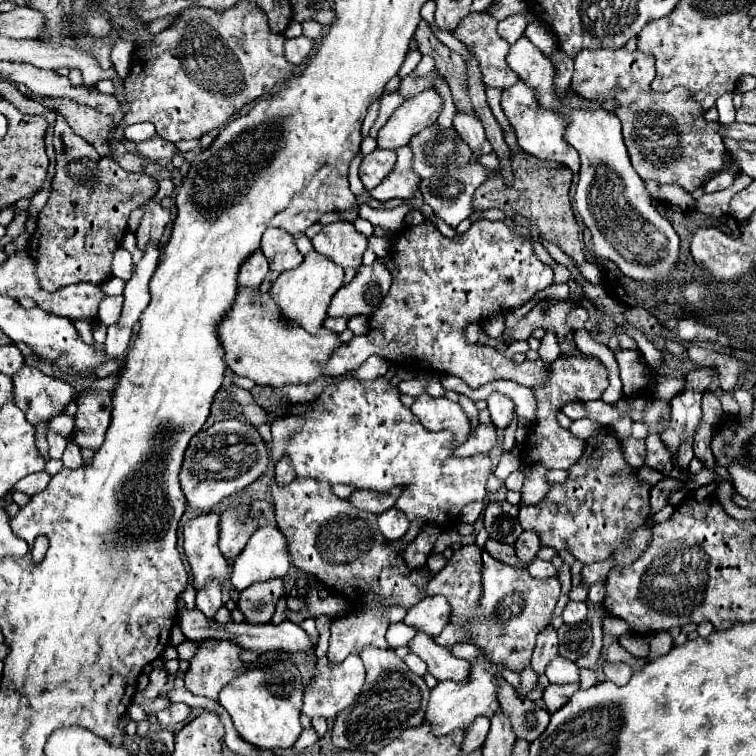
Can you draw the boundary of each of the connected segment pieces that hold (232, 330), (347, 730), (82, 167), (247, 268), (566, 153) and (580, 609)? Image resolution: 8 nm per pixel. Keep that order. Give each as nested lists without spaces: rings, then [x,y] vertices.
[[[240,288],[230,314],[220,324],[220,340],[226,350],[226,364],[238,376],[248,376],[260,386],[288,386],[310,384],[326,374],[330,354],[334,354],[342,340],[334,330],[322,328],[316,336],[306,334],[298,326],[286,326],[278,318],[278,308],[268,294],[260,290]]]
[[[368,648],[360,654],[360,658],[366,666],[366,684],[356,702],[336,716],[332,742],[340,750],[360,750],[378,754],[386,744],[398,738],[402,730],[420,726],[424,722],[430,690],[420,676],[410,674],[408,666],[402,658],[396,656],[394,650]]]
[[[62,114],[54,124],[56,176],[50,198],[38,214],[36,232],[30,236],[28,254],[36,262],[36,274],[42,290],[56,292],[68,284],[108,280],[112,256],[120,246],[128,216],[146,204],[158,190],[158,182],[148,174],[128,172],[112,158],[102,158],[92,146],[74,134]]]
[[[258,250],[254,252],[254,256],[250,256],[238,274],[238,284],[240,286],[248,286],[248,288],[260,288],[264,276],[268,274],[268,262],[264,258],[264,254]]]
[[[518,80],[514,86],[502,90],[502,110],[508,118],[508,122],[512,124],[516,138],[518,138],[518,144],[524,152],[538,156],[540,160],[560,162],[566,168],[570,168],[572,174],[578,174],[578,168],[580,168],[578,152],[564,140],[564,132],[568,128],[566,116],[562,116],[558,112],[542,110],[534,98],[534,90],[530,90],[522,80]]]
[[[570,600],[562,612],[562,618],[566,624],[576,624],[586,618],[586,602],[574,602]]]

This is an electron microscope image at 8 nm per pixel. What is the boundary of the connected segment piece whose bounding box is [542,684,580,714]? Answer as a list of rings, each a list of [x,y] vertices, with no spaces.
[[[550,684],[546,690],[544,690],[544,704],[546,704],[546,710],[550,712],[550,714],[554,714],[556,710],[560,710],[568,700],[570,700],[570,696],[578,690],[580,686],[578,684],[564,684],[564,686],[560,686],[560,684]]]

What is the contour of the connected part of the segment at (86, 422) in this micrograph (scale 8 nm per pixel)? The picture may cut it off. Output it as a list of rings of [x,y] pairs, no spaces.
[[[106,391],[90,392],[82,400],[77,400],[76,405],[78,412],[72,440],[80,448],[98,450],[110,425],[112,395]]]

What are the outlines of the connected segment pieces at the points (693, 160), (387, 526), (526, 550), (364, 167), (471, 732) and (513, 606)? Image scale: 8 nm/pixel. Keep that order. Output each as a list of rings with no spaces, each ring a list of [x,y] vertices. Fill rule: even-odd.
[[[624,48],[620,50],[582,50],[574,58],[574,78],[572,78],[572,88],[576,94],[580,94],[586,100],[616,100],[618,106],[614,114],[622,122],[622,132],[624,132],[624,144],[628,148],[630,160],[634,170],[640,174],[642,180],[656,180],[658,184],[678,184],[686,192],[698,190],[708,176],[720,172],[724,168],[724,142],[722,136],[718,134],[720,124],[718,122],[708,122],[704,120],[704,110],[702,106],[692,98],[690,90],[686,88],[674,88],[666,94],[652,92],[650,85],[655,78],[655,60],[650,54],[642,52],[626,52]],[[668,134],[678,134],[678,148],[668,148],[664,146],[664,136]]]
[[[390,508],[378,516],[378,526],[380,526],[380,532],[388,540],[400,540],[406,534],[406,530],[410,528],[410,520],[406,518],[406,514],[402,510]]]
[[[522,532],[520,538],[514,544],[516,556],[520,558],[520,562],[530,564],[536,558],[536,552],[540,550],[540,538],[534,532]]]
[[[376,148],[368,156],[364,156],[360,164],[360,180],[366,186],[366,190],[372,190],[378,186],[394,168],[396,162],[396,152],[392,150],[380,150]]]
[[[478,716],[474,720],[474,724],[466,730],[466,738],[464,738],[464,746],[462,750],[464,752],[474,752],[478,750],[484,740],[486,740],[486,734],[488,734],[488,728],[490,728],[490,720],[486,716]]]
[[[486,552],[482,554],[482,558],[484,558],[484,568],[482,568],[484,594],[478,606],[478,616],[472,622],[468,622],[468,626],[448,624],[442,630],[442,634],[434,638],[434,642],[444,648],[452,648],[462,638],[472,636],[472,644],[486,650],[494,662],[502,662],[510,670],[522,672],[526,660],[530,662],[532,658],[538,632],[544,630],[552,618],[554,606],[562,592],[562,584],[558,576],[544,580],[532,578],[528,570],[518,570],[508,564],[502,564],[500,560],[494,560]]]

